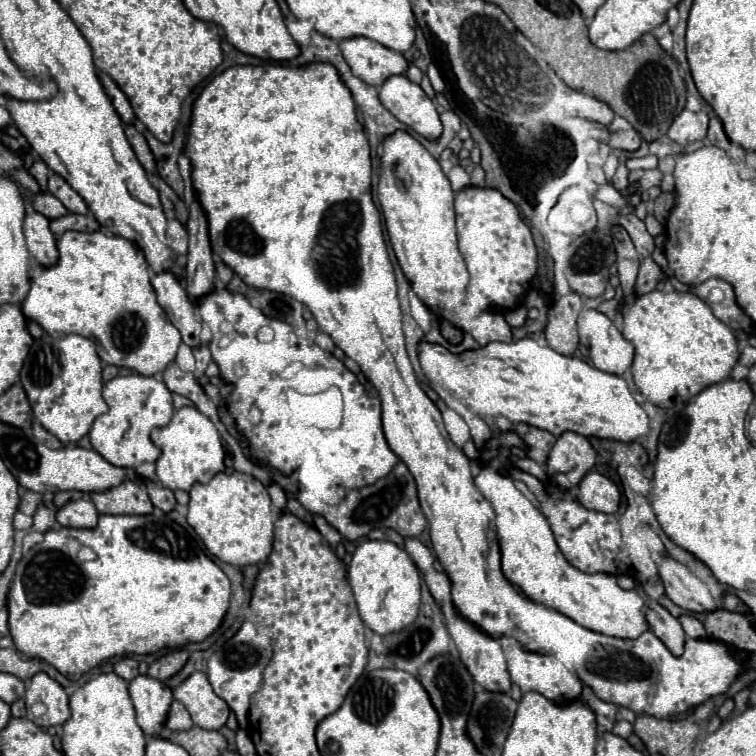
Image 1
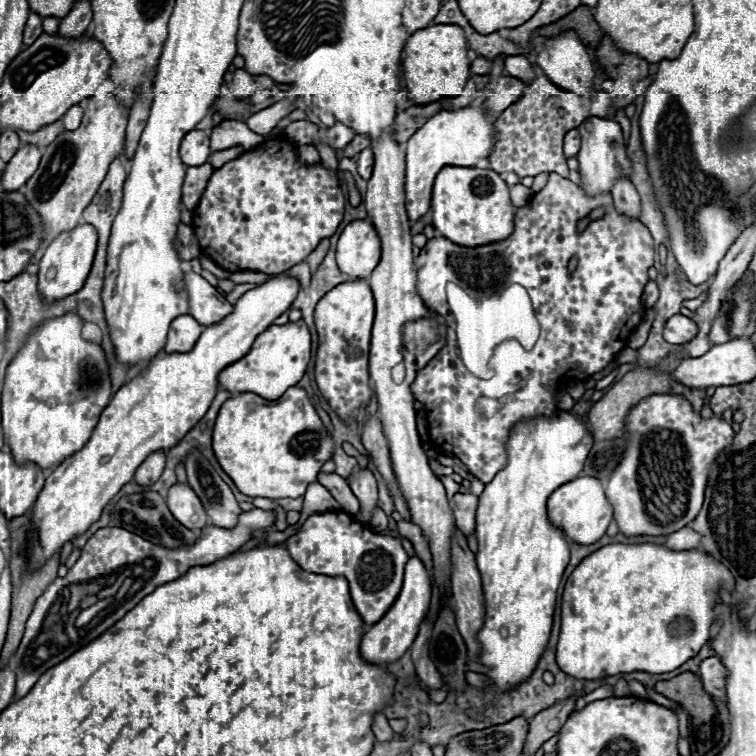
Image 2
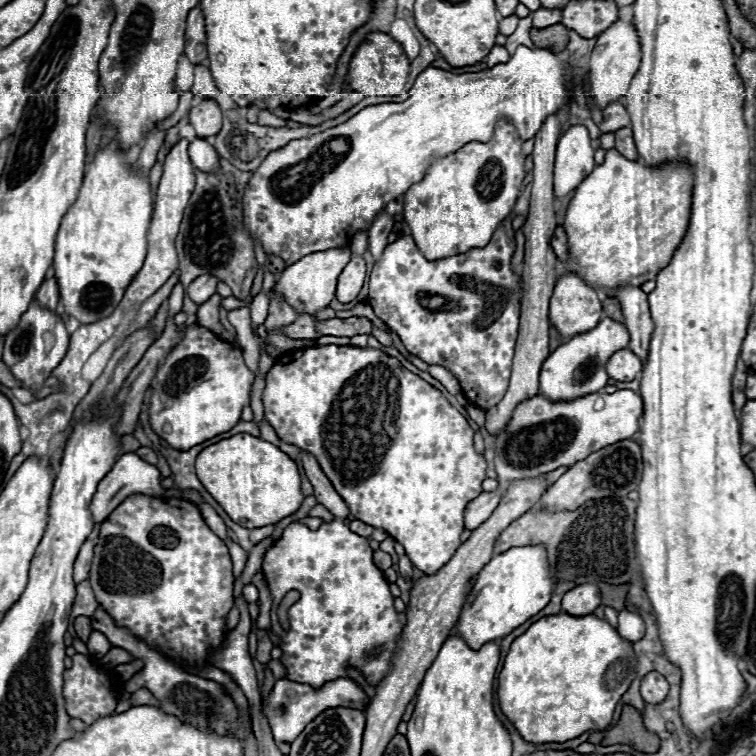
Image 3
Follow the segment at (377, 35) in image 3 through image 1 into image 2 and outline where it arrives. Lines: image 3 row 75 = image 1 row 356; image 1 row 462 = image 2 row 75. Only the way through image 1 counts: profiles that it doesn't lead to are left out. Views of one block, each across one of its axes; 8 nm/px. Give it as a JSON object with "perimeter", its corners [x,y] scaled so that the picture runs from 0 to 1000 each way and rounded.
{"perimeter":[[[574,32],[550,40],[532,69],[532,87],[540,114],[540,130],[548,138],[569,138],[590,124],[608,124],[622,106],[622,79],[619,56],[614,40],[603,32]]]}

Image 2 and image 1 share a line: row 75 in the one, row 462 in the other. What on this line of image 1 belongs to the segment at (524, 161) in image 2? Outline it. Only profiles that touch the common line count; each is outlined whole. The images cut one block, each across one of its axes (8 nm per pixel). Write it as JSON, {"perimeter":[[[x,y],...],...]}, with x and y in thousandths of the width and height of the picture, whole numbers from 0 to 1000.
{"perimeter":[[[690,558],[688,561],[680,561],[680,569],[698,587],[701,606],[709,608],[720,619],[722,601],[730,593],[730,587],[735,585],[735,579],[730,574],[714,569],[714,566],[706,566],[706,563],[698,563],[698,561],[690,561]]]}

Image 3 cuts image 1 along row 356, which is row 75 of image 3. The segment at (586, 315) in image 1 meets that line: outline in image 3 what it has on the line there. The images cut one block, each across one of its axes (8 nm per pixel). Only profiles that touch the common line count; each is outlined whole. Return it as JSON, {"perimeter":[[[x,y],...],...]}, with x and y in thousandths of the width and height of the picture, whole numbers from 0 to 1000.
{"perimeter":[[[815,26],[804,40],[799,40],[791,48],[788,63],[783,66],[780,74],[780,111],[783,111],[783,130],[794,143],[802,143],[807,135],[823,130],[831,116],[833,108],[847,87],[847,50],[844,42],[836,32],[836,26]]]}

